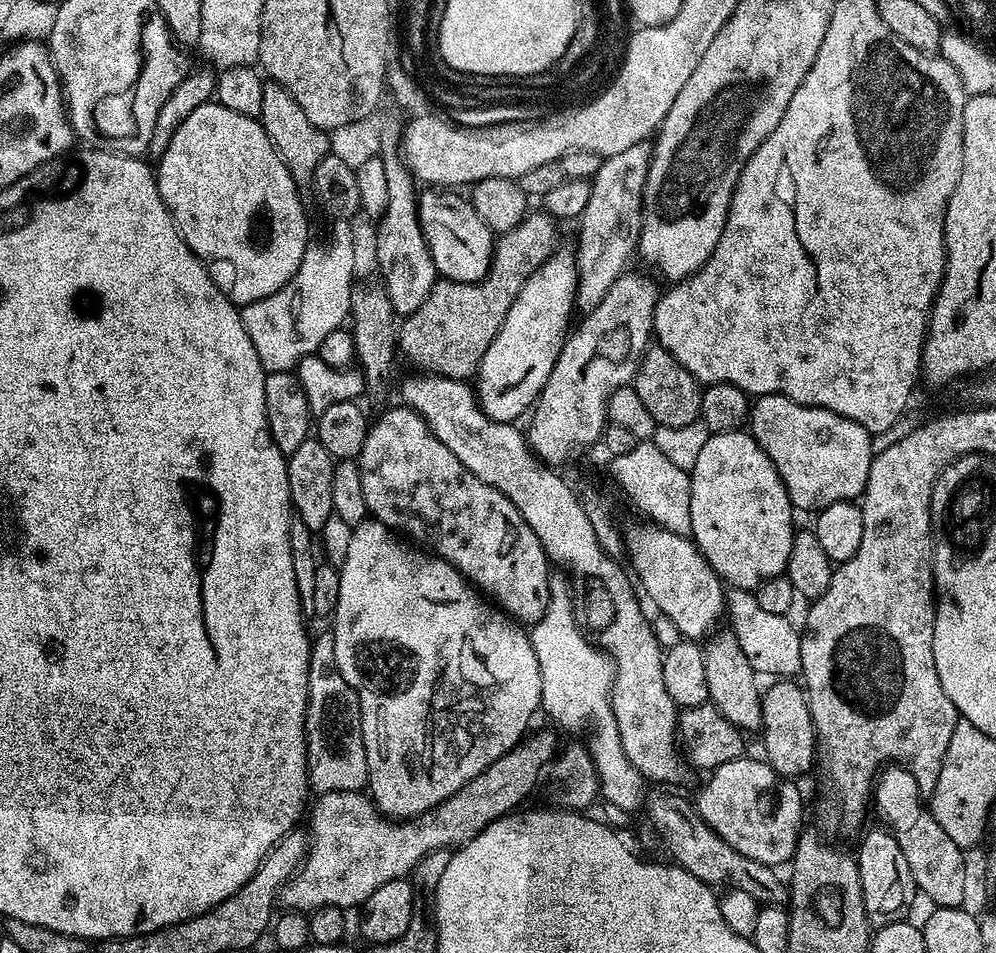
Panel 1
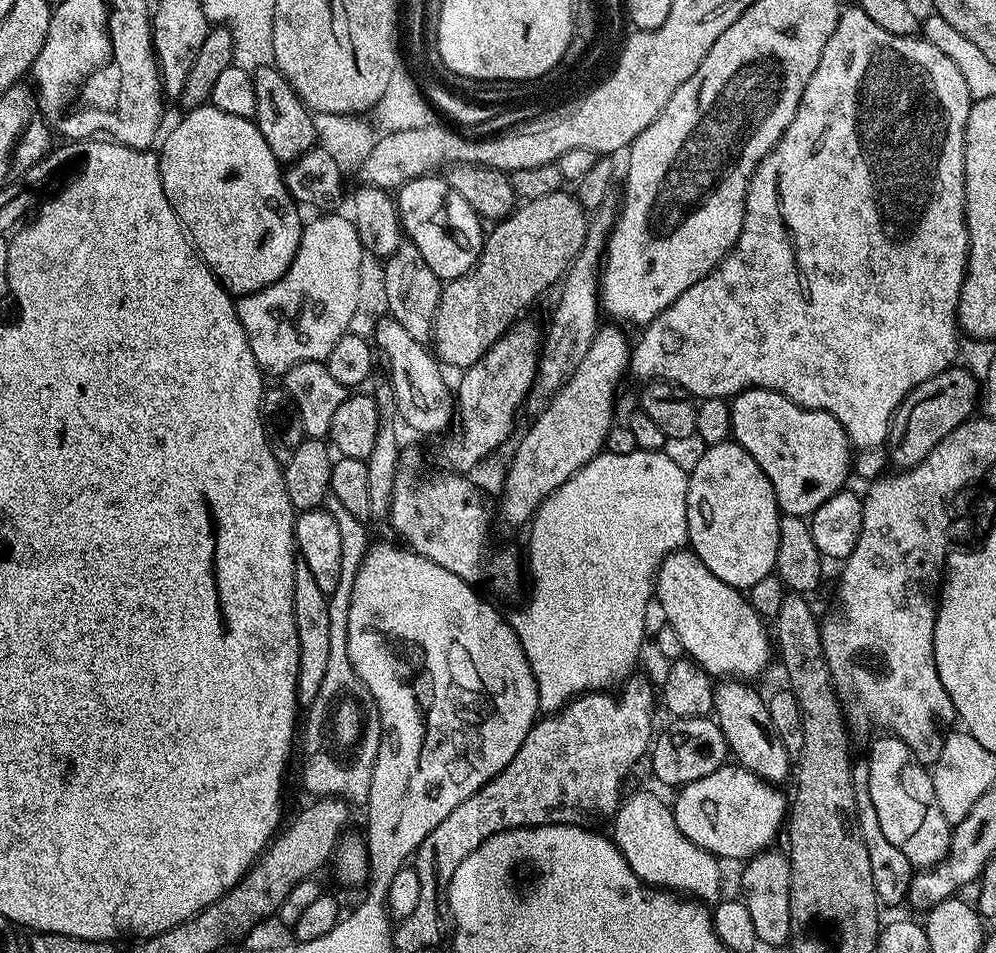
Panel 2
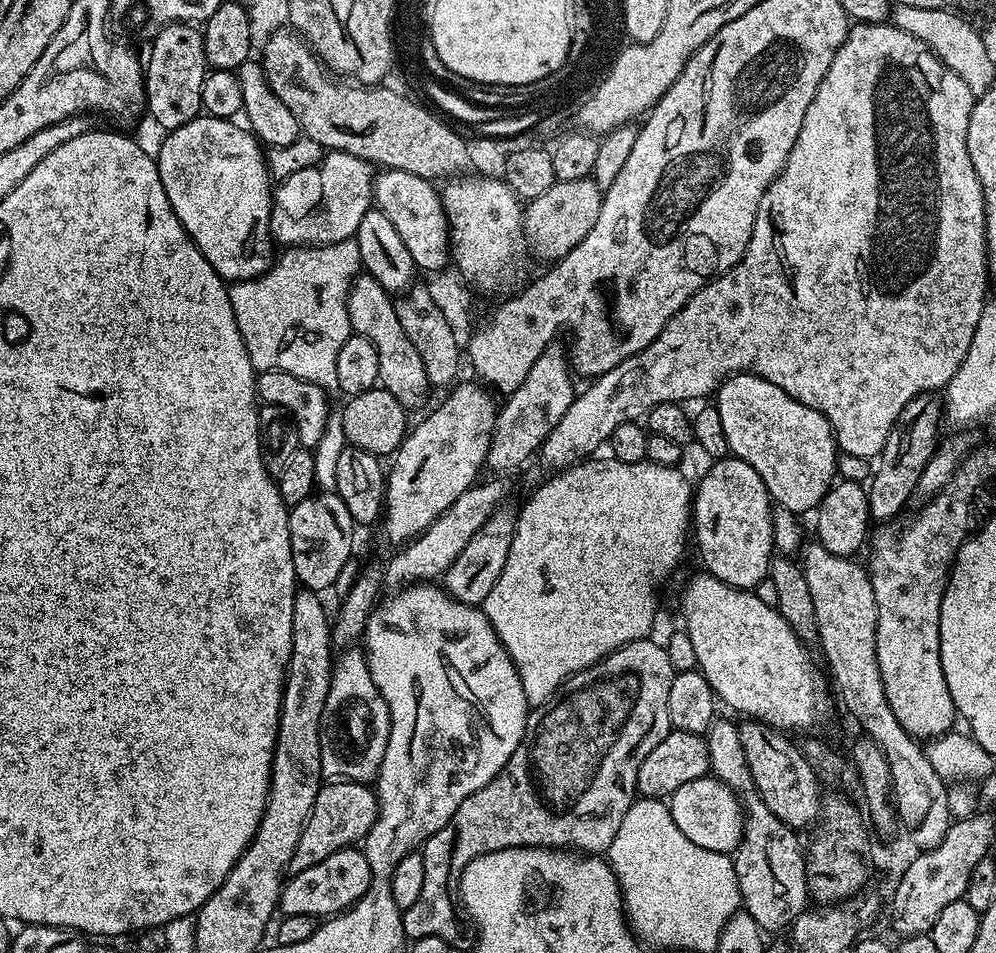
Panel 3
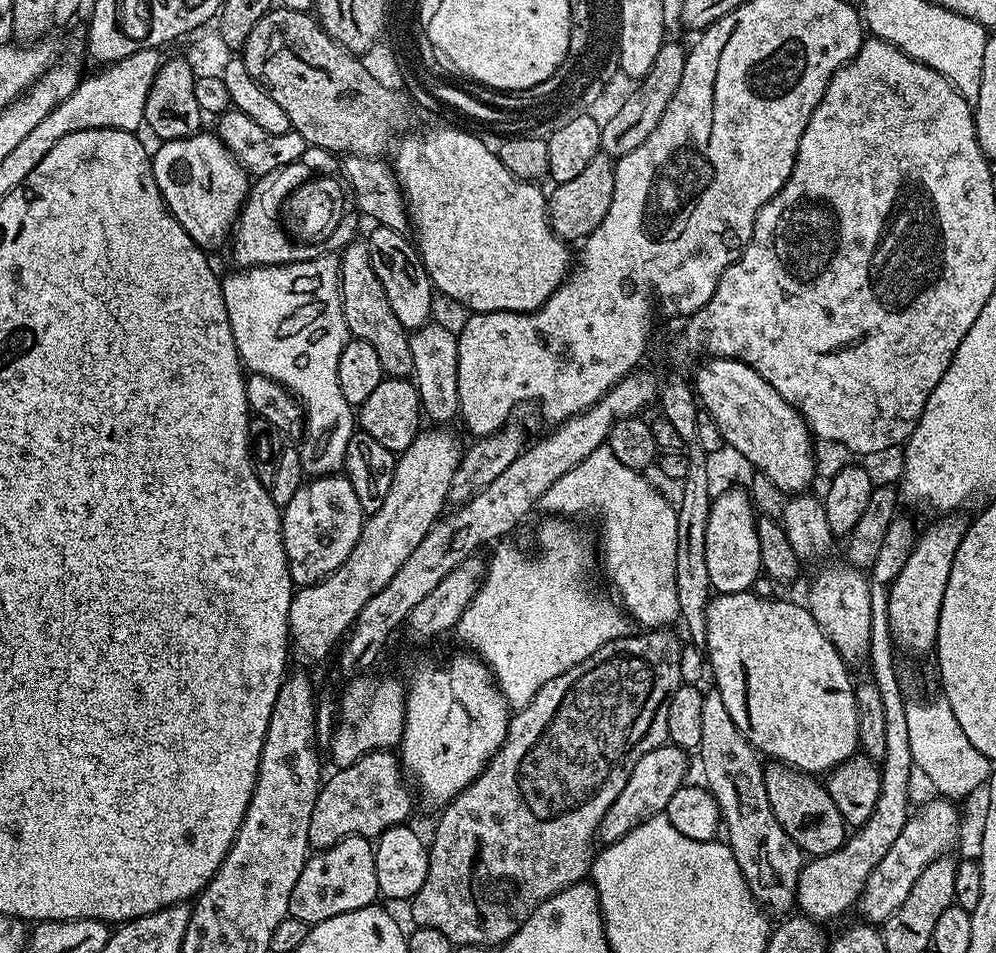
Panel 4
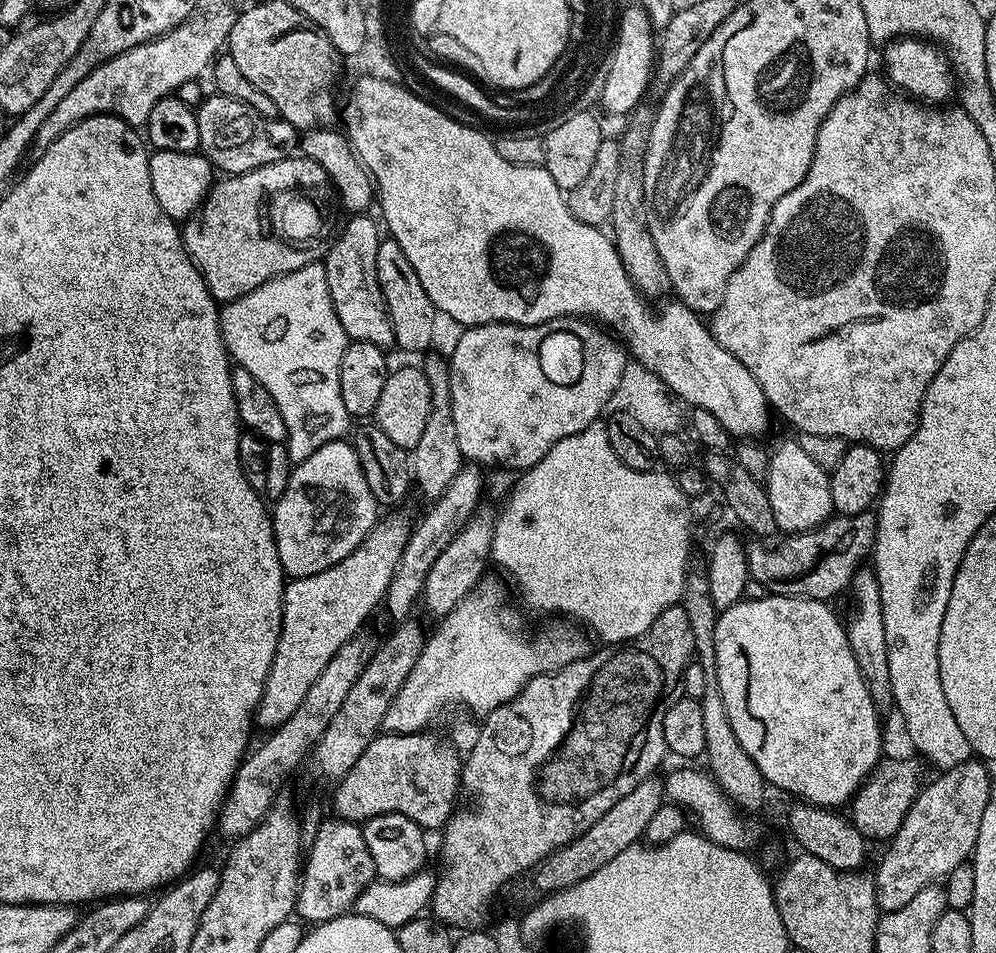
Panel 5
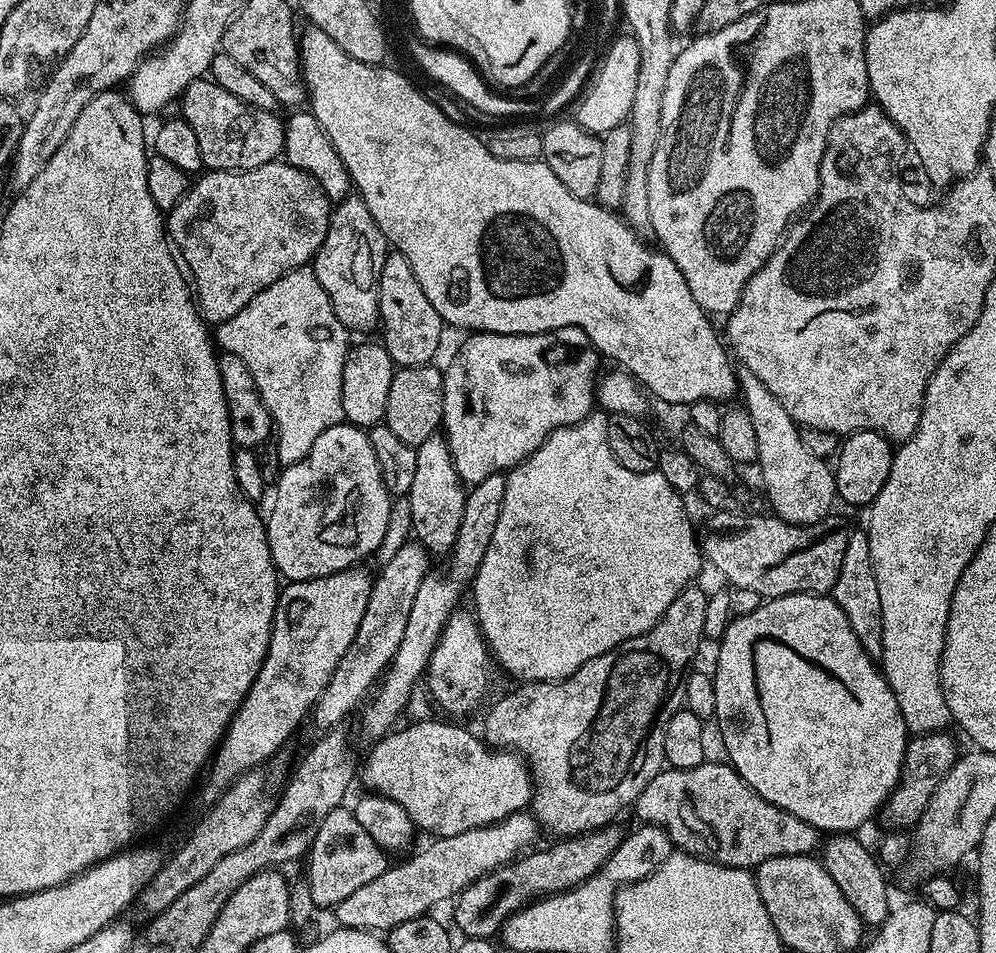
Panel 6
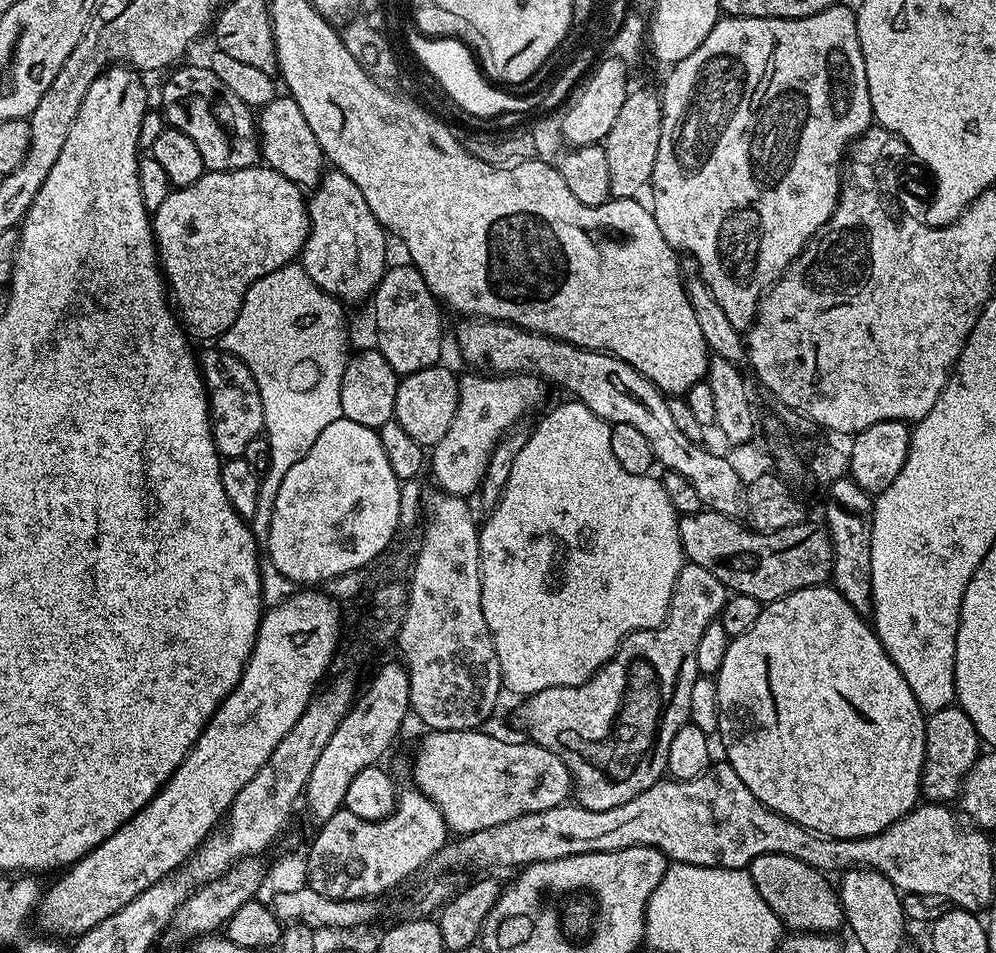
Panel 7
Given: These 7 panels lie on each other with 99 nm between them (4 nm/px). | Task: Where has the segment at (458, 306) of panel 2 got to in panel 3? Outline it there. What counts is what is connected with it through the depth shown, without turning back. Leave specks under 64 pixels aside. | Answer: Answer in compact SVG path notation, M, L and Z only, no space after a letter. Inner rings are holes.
M587 176L577 180L557 180L556 184L550 186L550 190L544 191L539 198L527 201L522 208L524 213L524 239L531 255L535 259L537 256L540 260L555 262L562 259L566 254L570 254L570 250L574 250L574 246L578 246L578 242L582 242L582 238L586 238L586 234L590 234L594 221L598 219L598 210L603 201L602 190Z

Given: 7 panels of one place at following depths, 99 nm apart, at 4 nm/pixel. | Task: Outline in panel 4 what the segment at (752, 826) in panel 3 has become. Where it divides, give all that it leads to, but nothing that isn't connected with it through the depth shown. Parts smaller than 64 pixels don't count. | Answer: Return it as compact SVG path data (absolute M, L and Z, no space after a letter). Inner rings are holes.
M715 688L704 692L701 713L702 739L697 750L700 755L700 764L704 774L705 787L716 800L720 807L721 817L724 823L726 843L732 850L747 885L755 900L765 908L765 911L775 915L784 912L789 913L796 901L796 888L800 872L804 865L804 854L788 834L779 825L774 816L773 807L767 797L765 782L765 765L756 748L742 735L738 726L734 725L733 718L726 711L726 704L722 701L721 692Z

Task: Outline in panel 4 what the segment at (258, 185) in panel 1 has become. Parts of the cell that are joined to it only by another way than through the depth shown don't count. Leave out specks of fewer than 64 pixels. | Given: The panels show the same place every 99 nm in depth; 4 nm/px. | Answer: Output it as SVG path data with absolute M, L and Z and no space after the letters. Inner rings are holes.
M201 130L190 138L166 140L159 145L157 152L151 153L154 182L158 182L158 190L172 211L172 216L190 234L190 238L199 248L213 250L220 243L229 239L236 223L236 217L244 206L250 191L250 174L230 154L228 147L220 141L219 136L211 131Z

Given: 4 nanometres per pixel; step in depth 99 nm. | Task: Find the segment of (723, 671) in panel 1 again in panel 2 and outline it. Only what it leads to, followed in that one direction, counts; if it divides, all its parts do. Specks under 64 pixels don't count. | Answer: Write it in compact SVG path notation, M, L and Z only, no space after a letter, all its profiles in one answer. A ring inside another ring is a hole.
M724 678L715 685L712 694L714 719L720 725L728 743L728 751L734 757L735 763L768 783L779 785L780 780L786 779L787 776L789 779L794 760L783 745L778 730L774 728L767 699L764 696L760 697L748 684L751 683L740 678Z

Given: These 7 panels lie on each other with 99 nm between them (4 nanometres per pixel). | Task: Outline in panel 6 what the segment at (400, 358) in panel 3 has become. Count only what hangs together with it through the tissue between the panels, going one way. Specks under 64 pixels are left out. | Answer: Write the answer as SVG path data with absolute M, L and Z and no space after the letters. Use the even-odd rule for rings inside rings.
M349 194L331 209L326 238L310 266L318 282L322 282L322 290L326 290L338 322L342 322L349 333L368 332L380 323L382 262L386 262L389 251L387 238L378 230L378 222L370 218L370 210L366 210L359 195Z

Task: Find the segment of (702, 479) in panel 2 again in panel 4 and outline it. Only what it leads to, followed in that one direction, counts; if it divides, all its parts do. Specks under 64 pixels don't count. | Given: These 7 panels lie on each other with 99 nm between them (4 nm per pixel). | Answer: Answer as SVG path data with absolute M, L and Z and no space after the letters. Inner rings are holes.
M733 486L711 501L706 523L706 567L717 593L746 592L762 575L758 550L757 509L743 487Z

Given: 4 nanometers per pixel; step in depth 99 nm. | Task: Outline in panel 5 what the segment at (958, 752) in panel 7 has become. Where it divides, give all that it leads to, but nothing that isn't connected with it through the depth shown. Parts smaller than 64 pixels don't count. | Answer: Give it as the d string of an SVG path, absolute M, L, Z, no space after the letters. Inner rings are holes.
M881 759L850 801L850 809L852 808L850 819L853 826L869 841L891 841L892 837L898 834L912 801L916 799L916 793L921 787L920 768L914 761Z

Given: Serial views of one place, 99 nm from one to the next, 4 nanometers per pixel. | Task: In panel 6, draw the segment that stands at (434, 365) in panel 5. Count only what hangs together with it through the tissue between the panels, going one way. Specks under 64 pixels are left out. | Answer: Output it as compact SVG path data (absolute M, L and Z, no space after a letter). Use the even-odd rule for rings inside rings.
M443 435L426 438L426 442L415 445L415 450L414 482L406 497L408 512L412 515L412 528L416 531L415 539L423 544L433 557L444 558L452 551L454 538L458 538L458 528L462 526L466 485L458 470L454 470L454 458Z

